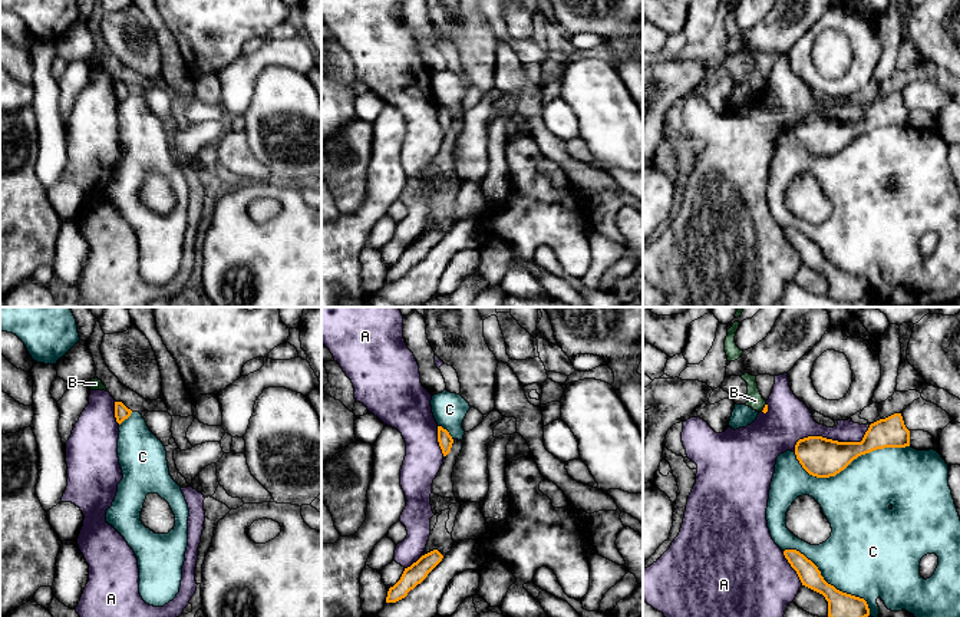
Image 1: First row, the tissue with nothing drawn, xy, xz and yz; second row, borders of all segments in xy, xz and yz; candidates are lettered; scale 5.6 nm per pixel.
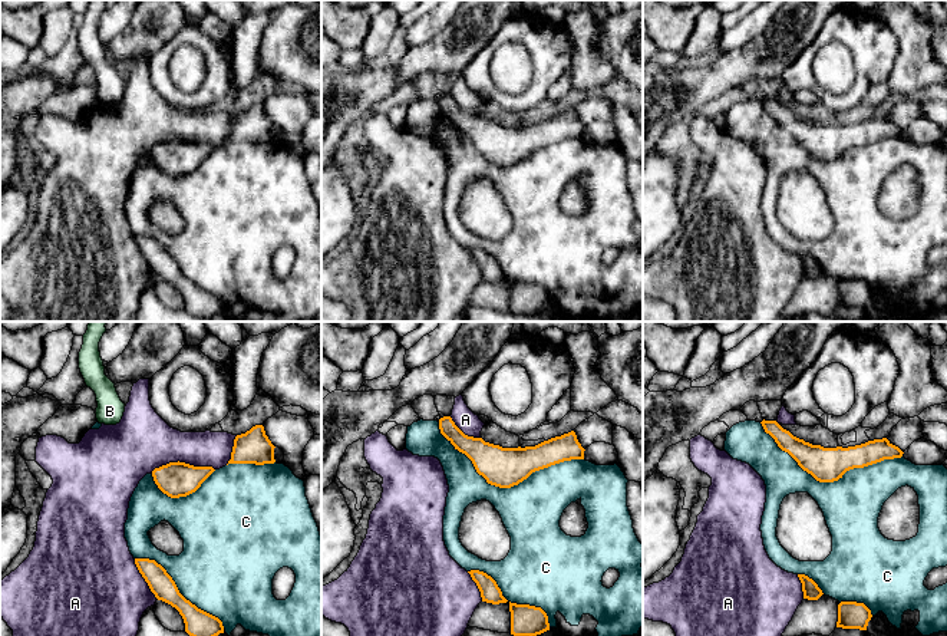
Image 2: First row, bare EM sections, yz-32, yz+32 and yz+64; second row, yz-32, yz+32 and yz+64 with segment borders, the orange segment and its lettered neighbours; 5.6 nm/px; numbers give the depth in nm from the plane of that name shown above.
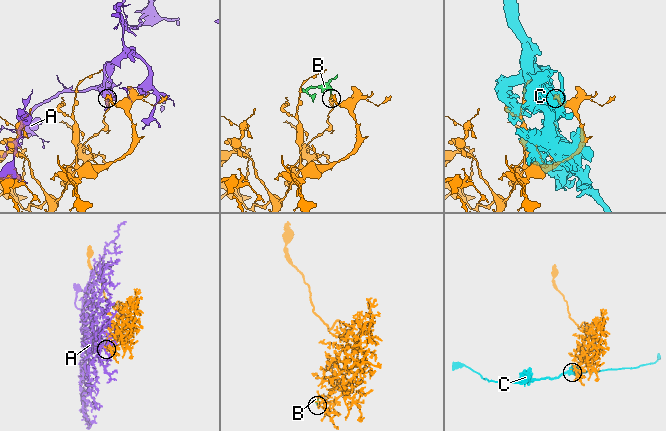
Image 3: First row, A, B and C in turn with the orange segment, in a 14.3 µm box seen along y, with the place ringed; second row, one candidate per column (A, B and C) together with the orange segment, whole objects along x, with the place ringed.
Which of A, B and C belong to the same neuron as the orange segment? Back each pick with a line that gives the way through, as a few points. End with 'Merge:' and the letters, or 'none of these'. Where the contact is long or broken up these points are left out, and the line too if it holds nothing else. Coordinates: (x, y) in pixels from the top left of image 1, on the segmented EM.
Merge: none of these

